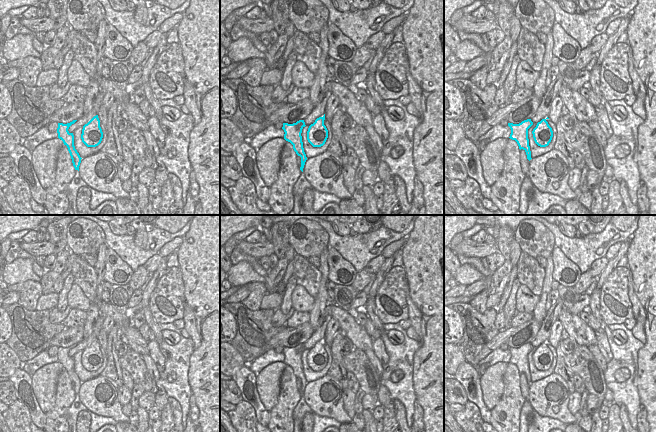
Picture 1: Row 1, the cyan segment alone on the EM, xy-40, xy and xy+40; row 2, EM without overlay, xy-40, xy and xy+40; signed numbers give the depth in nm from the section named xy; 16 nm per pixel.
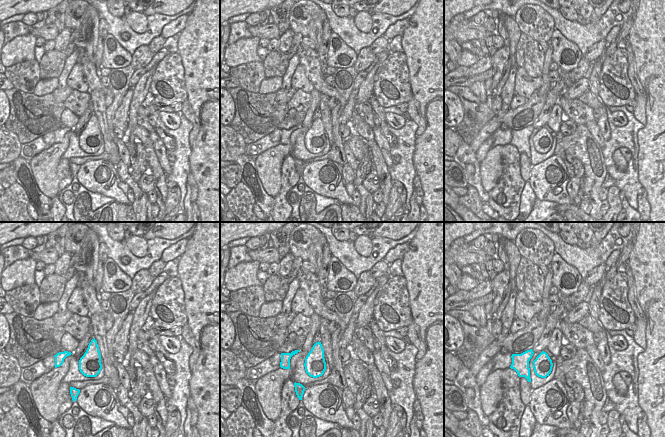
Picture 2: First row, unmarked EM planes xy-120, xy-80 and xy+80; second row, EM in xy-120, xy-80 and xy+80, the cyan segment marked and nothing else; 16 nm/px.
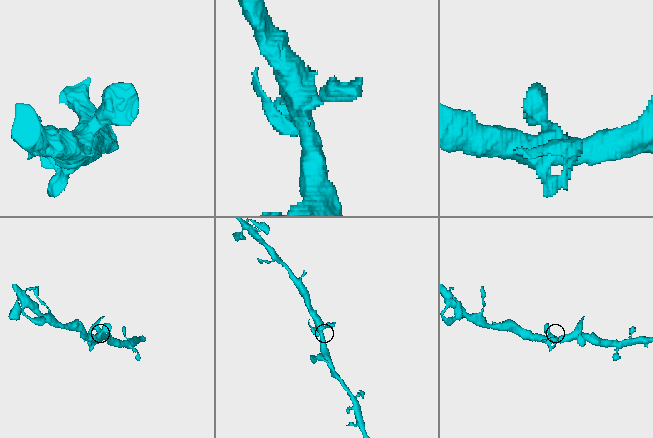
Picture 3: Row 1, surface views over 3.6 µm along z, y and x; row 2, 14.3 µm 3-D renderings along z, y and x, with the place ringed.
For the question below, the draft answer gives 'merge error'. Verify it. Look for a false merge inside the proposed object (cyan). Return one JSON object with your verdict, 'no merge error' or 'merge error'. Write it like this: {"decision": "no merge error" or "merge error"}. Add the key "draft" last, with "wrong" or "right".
{"decision": "no merge error", "draft": "wrong"}

